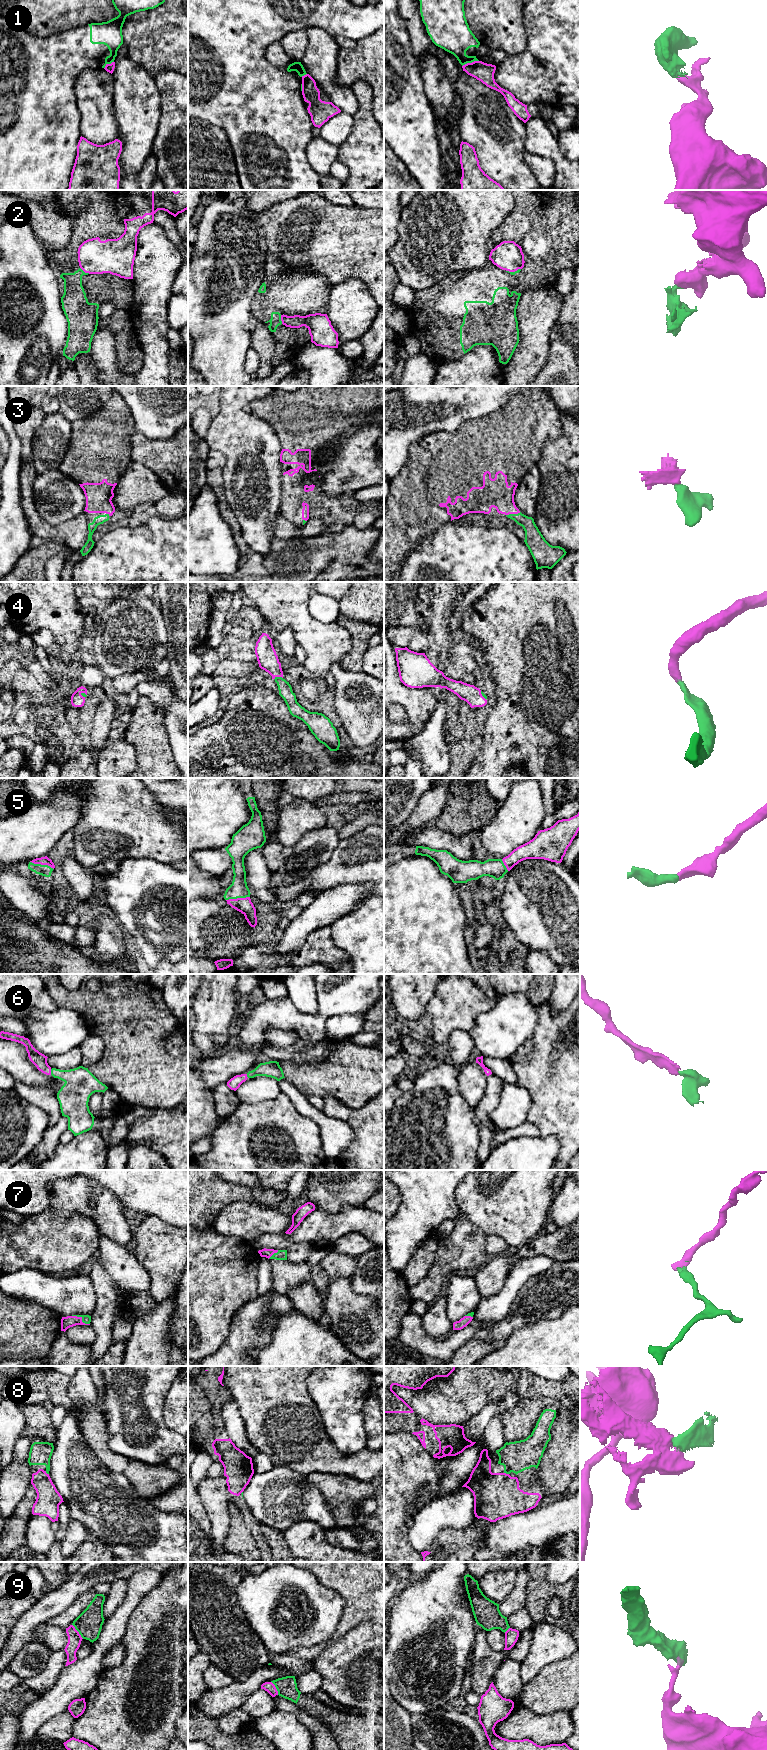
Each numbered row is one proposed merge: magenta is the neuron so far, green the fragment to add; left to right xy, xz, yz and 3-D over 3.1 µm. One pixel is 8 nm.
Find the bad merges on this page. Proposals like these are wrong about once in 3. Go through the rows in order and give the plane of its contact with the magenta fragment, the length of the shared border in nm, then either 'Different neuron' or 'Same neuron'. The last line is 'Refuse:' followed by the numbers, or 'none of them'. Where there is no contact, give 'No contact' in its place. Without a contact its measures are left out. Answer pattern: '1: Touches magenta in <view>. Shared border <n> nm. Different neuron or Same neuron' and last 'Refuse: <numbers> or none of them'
1: Touches magenta in yz. Shared border 140 nm. Different neuron
2: Touches magenta in xy. Shared border 90 nm. Different neuron
3: Touches magenta in yz. Shared border 120 nm. Same neuron
4: Touches magenta in xz. Shared border 70 nm. Same neuron
5: Touches magenta in xy. Shared border 200 nm. Same neuron
6: Touches magenta in xy. Shared border 50 nm. Same neuron
7: Touches magenta in xy. Shared border 160 nm. Same neuron
8: Touches magenta in yz. Shared border 40 nm. Same neuron
9: Touches magenta in xy. Shared border 150 nm. Different neuron
Refuse: 1, 2, 9

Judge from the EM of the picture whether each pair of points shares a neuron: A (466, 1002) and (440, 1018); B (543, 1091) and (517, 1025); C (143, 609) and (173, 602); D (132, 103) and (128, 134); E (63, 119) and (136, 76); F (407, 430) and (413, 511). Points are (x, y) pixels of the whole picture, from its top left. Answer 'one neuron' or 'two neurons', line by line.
A: one neuron
B: two neurons
C: two neurons
D: one neuron
E: two neurons
F: two neurons

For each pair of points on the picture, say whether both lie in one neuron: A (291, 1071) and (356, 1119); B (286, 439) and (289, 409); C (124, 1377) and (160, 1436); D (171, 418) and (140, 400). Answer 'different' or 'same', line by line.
A: different
B: same
C: same
D: same

